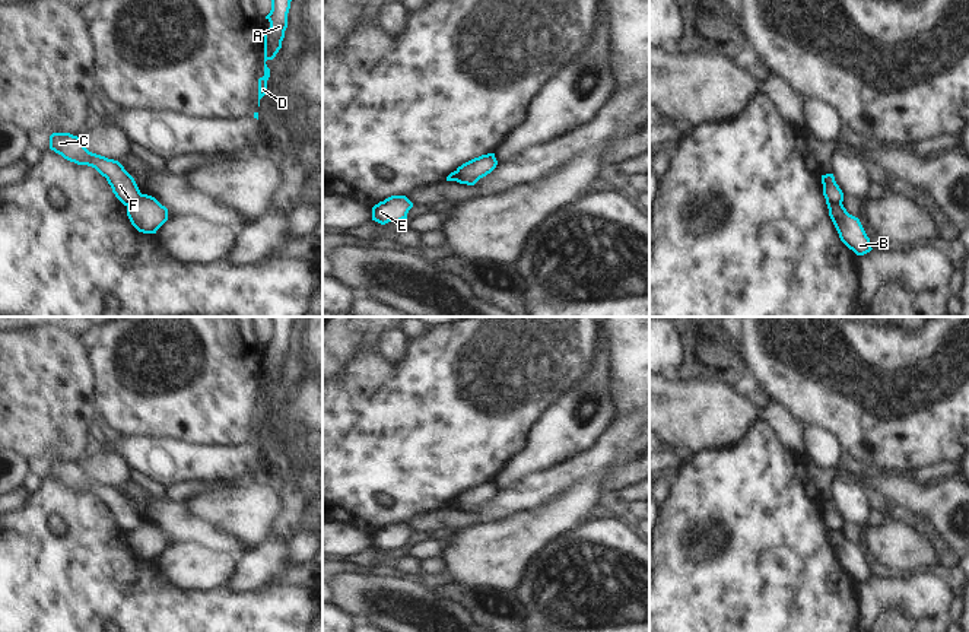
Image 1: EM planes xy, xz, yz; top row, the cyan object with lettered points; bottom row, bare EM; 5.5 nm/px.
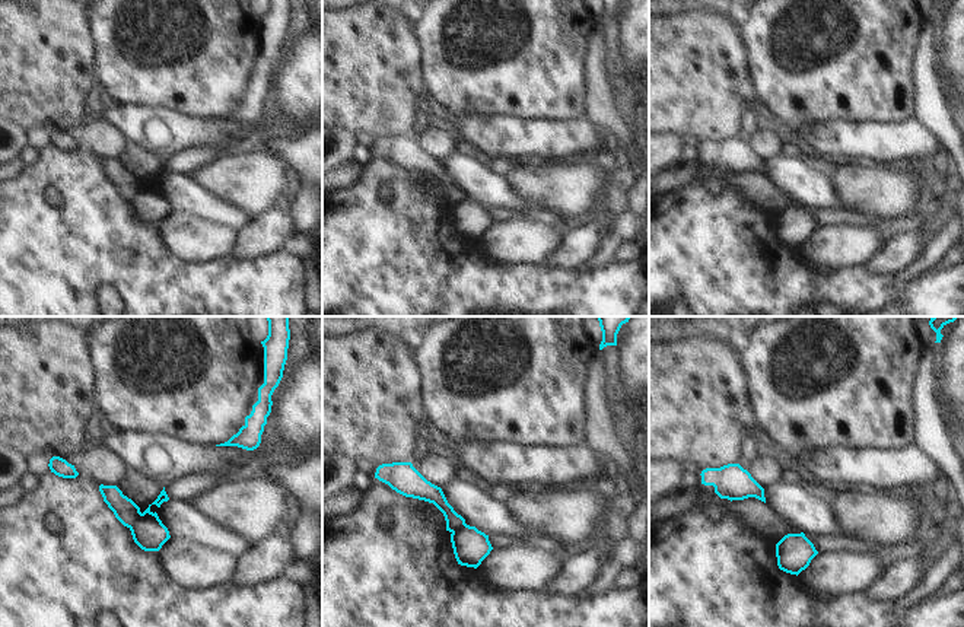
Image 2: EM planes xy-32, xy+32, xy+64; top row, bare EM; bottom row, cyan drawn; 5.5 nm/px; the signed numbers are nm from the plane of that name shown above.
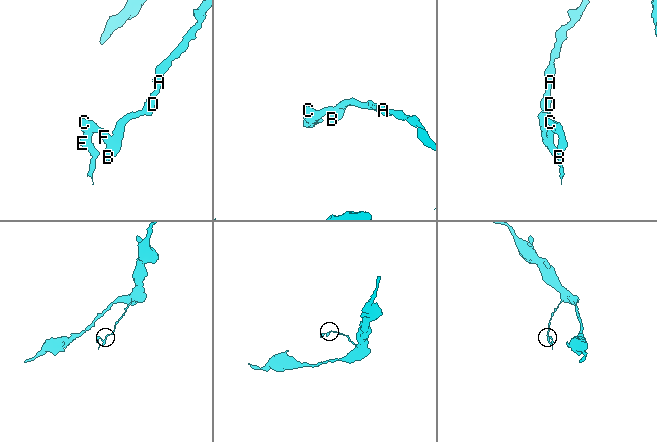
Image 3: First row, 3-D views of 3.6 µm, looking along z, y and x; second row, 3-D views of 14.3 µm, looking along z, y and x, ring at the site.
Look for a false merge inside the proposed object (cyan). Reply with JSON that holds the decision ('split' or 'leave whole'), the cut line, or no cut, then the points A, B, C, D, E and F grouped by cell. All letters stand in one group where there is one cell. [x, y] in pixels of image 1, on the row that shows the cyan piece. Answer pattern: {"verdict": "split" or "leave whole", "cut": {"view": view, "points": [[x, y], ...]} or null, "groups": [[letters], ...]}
{"verdict": "split", "cut": {"view": "xy", "points": [[140, 193], [127, 206]]}, "groups": [["A", "B", "D"], ["C", "E", "F"]]}

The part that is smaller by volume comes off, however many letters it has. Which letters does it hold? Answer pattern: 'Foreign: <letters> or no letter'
Foreign: C, E, F

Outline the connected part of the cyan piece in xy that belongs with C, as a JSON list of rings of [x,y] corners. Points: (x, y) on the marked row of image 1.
[[[53,133],[50,136],[50,149],[70,162],[95,168],[107,178],[112,193],[124,206],[134,203],[142,194],[134,178],[118,161],[89,152],[77,136]]]

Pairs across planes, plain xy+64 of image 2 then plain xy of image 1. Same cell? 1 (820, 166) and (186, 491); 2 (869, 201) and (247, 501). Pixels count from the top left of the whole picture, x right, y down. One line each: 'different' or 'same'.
1: same
2: same

